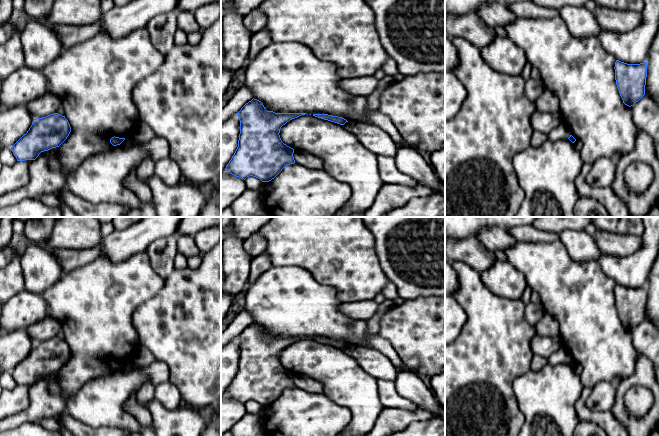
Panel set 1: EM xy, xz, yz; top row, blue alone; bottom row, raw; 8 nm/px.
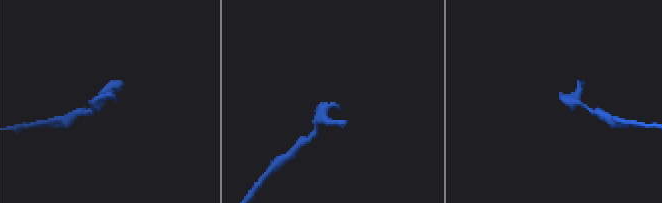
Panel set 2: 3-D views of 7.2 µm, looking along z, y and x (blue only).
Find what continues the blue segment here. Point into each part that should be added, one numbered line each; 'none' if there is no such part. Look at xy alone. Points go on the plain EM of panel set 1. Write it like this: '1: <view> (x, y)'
none

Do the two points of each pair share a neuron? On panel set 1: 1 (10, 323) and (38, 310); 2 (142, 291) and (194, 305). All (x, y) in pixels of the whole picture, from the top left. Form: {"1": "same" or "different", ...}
{"1": "same", "2": "different"}

